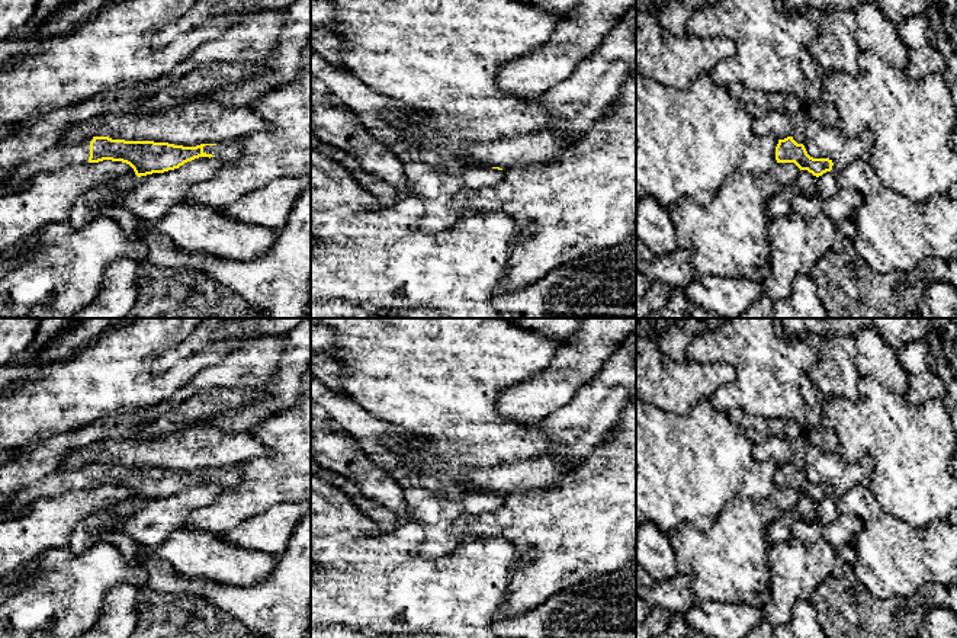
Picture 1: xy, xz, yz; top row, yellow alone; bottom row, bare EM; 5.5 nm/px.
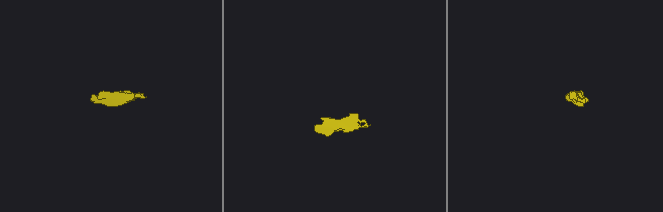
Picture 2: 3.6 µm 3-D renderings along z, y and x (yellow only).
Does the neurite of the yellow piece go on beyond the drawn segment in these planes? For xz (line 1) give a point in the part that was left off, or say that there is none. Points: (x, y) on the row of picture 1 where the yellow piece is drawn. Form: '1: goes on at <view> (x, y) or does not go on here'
1: does not go on here

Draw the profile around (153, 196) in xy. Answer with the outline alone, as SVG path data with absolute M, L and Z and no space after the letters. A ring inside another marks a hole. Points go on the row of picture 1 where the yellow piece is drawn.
M199 157L174 170L141 176L134 190L109 195L103 201L121 205L141 221L157 225L171 206L186 202L193 185L212 179L222 164L216 157Z

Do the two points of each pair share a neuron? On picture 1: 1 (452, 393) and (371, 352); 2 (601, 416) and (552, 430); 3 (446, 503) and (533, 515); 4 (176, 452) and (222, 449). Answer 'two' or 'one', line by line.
1: one
2: one
3: two
4: one

